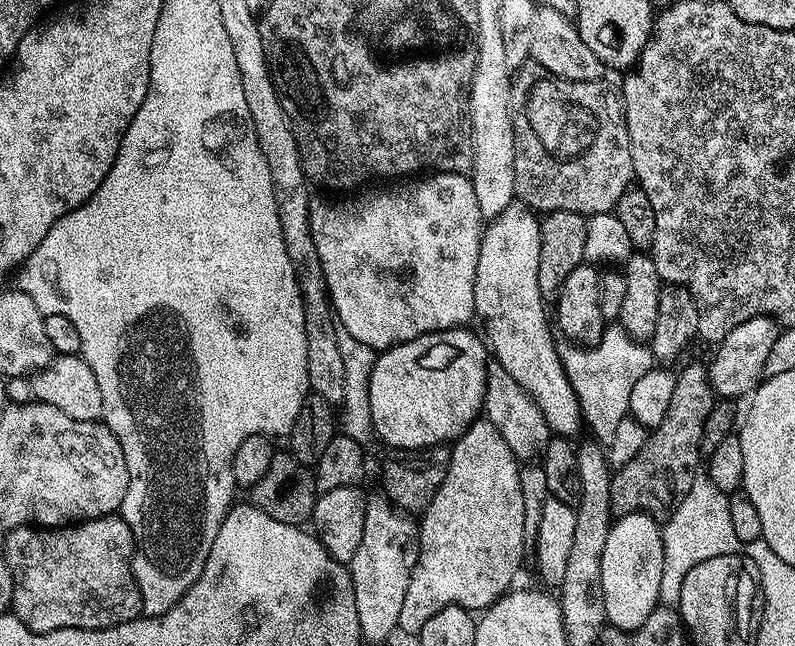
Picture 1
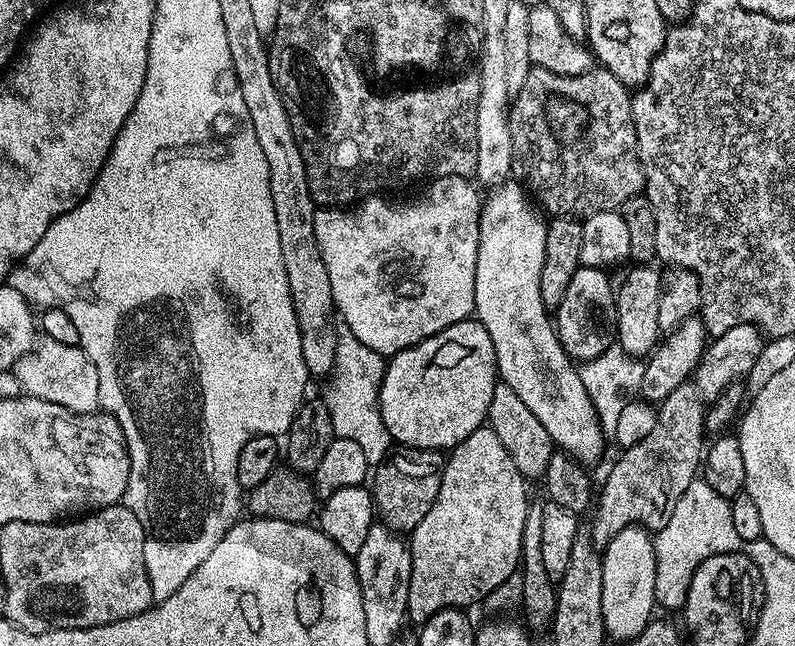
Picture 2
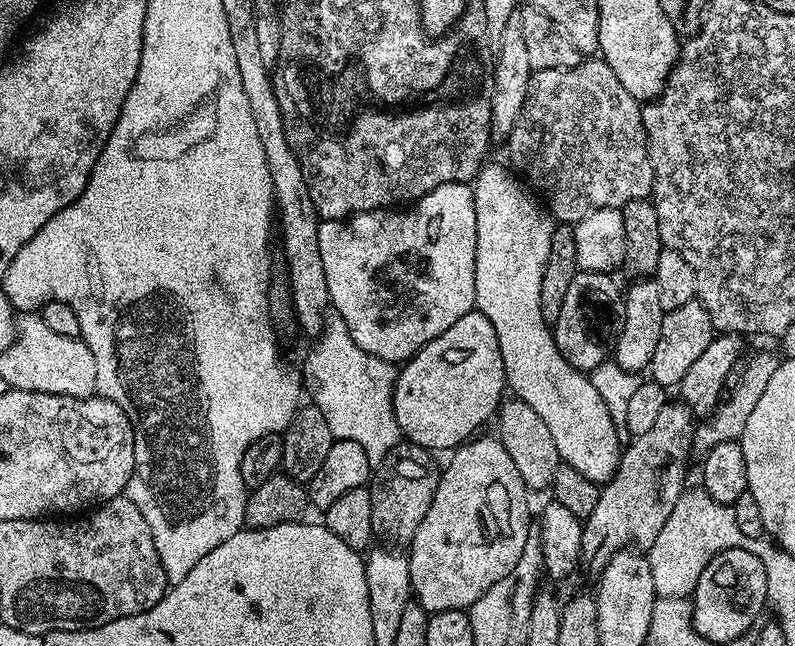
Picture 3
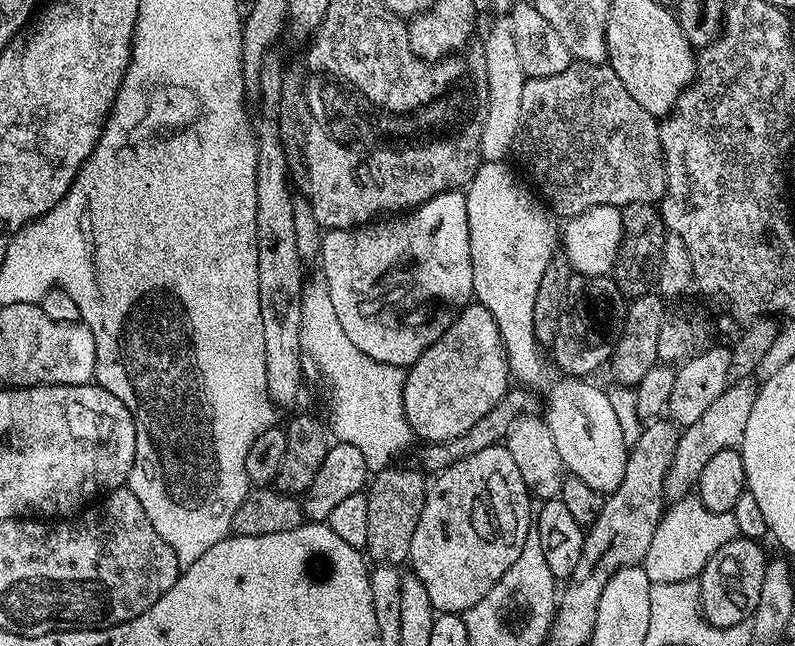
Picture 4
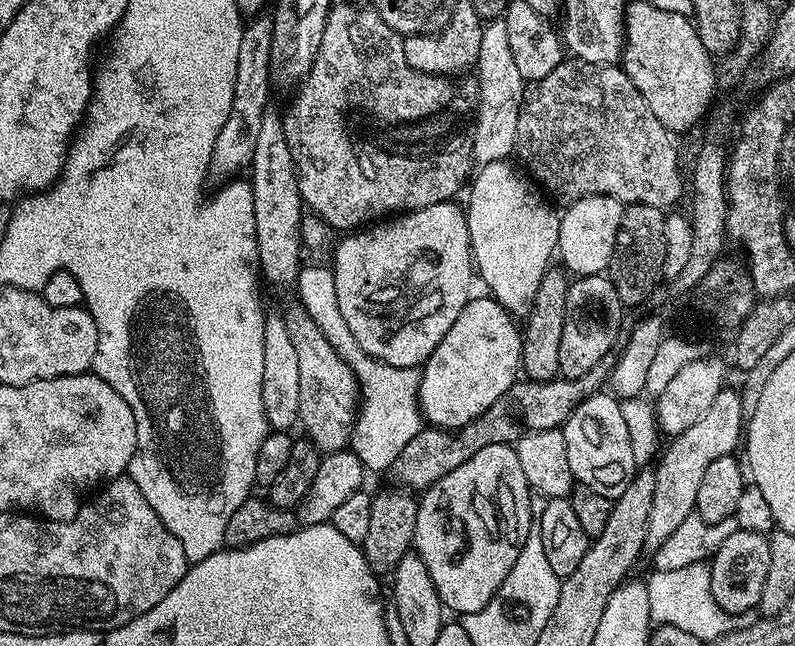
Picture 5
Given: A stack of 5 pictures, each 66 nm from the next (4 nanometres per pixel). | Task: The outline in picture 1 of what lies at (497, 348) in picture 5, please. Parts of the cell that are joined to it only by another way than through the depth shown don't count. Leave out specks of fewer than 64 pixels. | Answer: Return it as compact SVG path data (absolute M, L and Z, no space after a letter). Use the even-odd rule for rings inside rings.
M461 326L422 334L410 342L385 348L377 355L368 387L370 418L373 433L381 436L389 444L389 449L419 450L451 445L481 415L490 371L490 352L485 341L479 336L480 341L470 329Z

